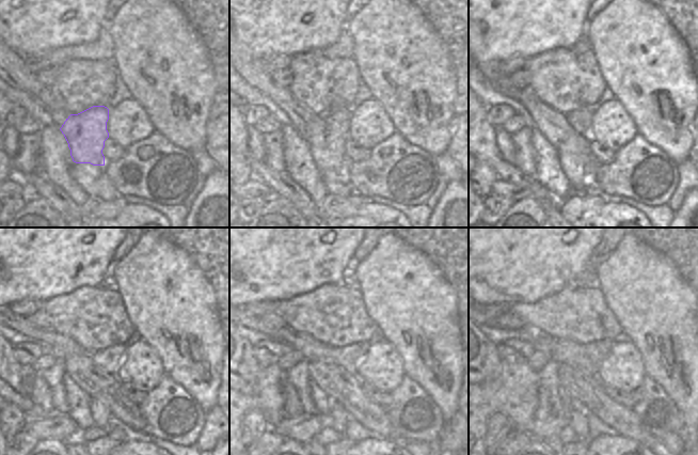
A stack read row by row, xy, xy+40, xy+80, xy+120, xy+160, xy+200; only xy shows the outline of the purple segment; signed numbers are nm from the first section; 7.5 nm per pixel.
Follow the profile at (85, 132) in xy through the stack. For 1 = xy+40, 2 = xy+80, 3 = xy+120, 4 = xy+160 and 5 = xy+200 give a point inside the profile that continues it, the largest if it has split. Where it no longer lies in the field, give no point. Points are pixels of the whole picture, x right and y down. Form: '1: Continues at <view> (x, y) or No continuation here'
1: Continues at xy+40 (329, 151)
2: Continues at xy+80 (570, 162)
3: Continues at xy+120 (100, 412)
4: Continues at xy+160 (338, 414)
5: Continues at xy+200 (578, 423)

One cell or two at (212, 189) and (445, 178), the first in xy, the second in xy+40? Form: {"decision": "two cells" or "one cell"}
{"decision": "two cells"}

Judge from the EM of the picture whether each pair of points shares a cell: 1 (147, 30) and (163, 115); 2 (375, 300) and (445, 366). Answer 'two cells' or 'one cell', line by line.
1: one cell
2: one cell

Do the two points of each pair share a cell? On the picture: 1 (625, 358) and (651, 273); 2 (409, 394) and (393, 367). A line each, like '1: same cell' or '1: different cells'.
1: different cells
2: different cells

